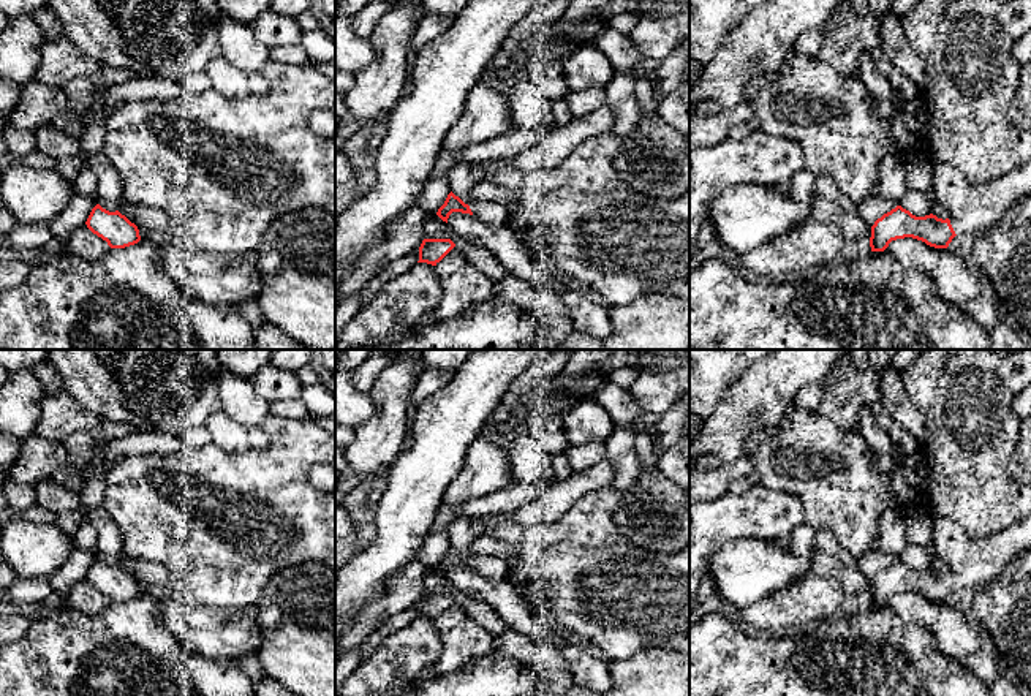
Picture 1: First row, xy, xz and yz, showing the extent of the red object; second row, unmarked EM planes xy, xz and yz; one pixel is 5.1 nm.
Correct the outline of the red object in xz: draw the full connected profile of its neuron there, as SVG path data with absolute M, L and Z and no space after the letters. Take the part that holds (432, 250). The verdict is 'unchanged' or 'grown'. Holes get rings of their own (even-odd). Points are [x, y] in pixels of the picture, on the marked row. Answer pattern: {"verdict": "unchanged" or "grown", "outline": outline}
{"verdict": "grown", "outline": "M424 239L419 261L432 264L443 288L433 320L454 318L478 302L489 301L497 283L487 278L451 239Z"}

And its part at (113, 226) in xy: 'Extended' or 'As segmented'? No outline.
As segmented

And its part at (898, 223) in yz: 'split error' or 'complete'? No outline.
split error

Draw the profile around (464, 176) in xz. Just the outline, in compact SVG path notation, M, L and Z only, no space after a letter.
M465 161L457 163L449 172L449 190L470 206L473 215L490 228L503 228L508 225L508 209L498 202L487 199L471 199L470 190L481 182L484 171L479 165Z

